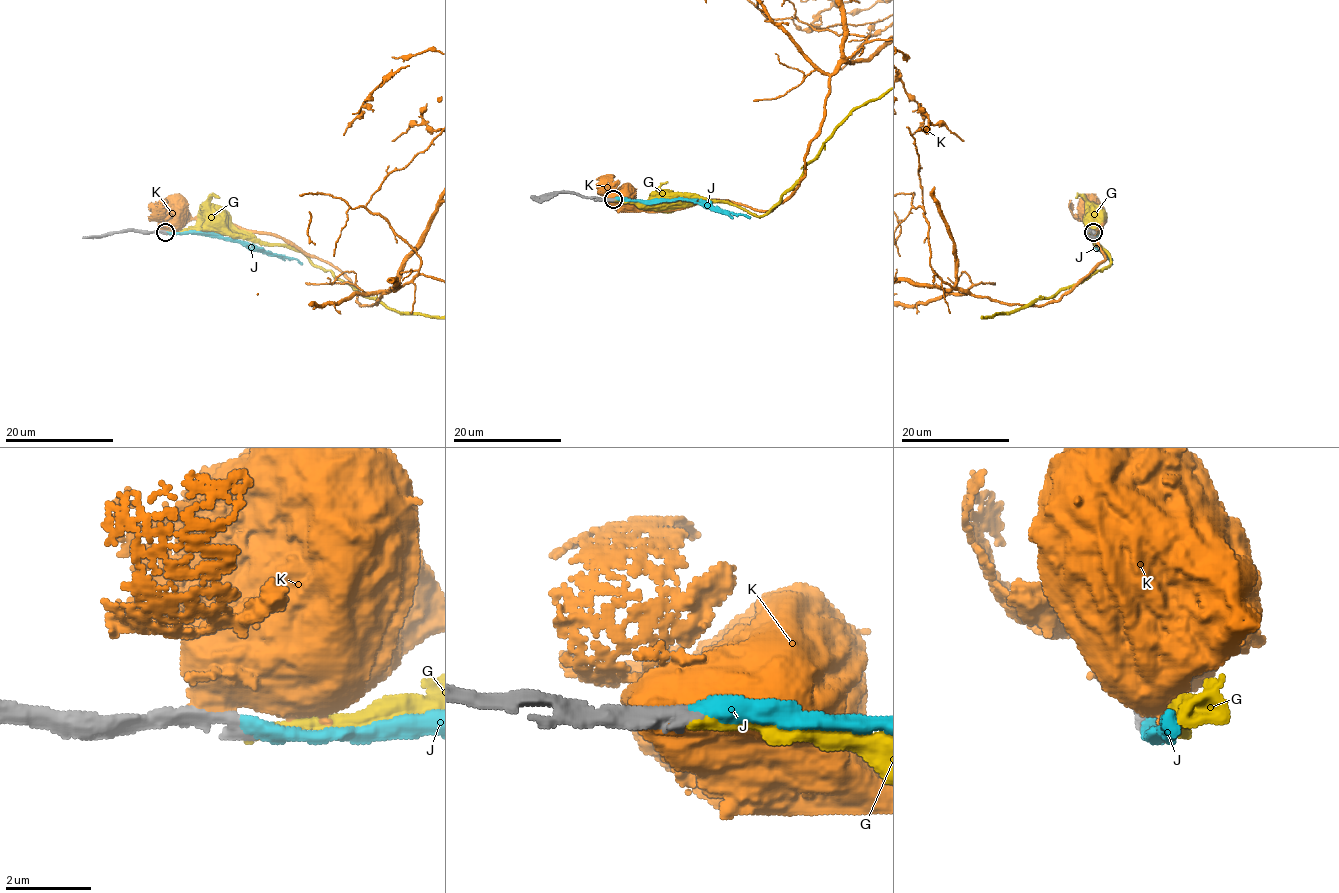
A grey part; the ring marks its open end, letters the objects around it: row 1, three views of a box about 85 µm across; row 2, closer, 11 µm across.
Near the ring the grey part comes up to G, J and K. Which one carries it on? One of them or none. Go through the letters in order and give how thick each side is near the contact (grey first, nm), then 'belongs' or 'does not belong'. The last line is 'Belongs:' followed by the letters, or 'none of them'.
G: 360 nm thick on the grey side, 300 nm on the other; does not belong
J: 360 nm thick on the grey side, 380 nm on the other; belongs
K: 500 nm thick on the grey side, 950 nm on the other; does not belong
Belongs: J

